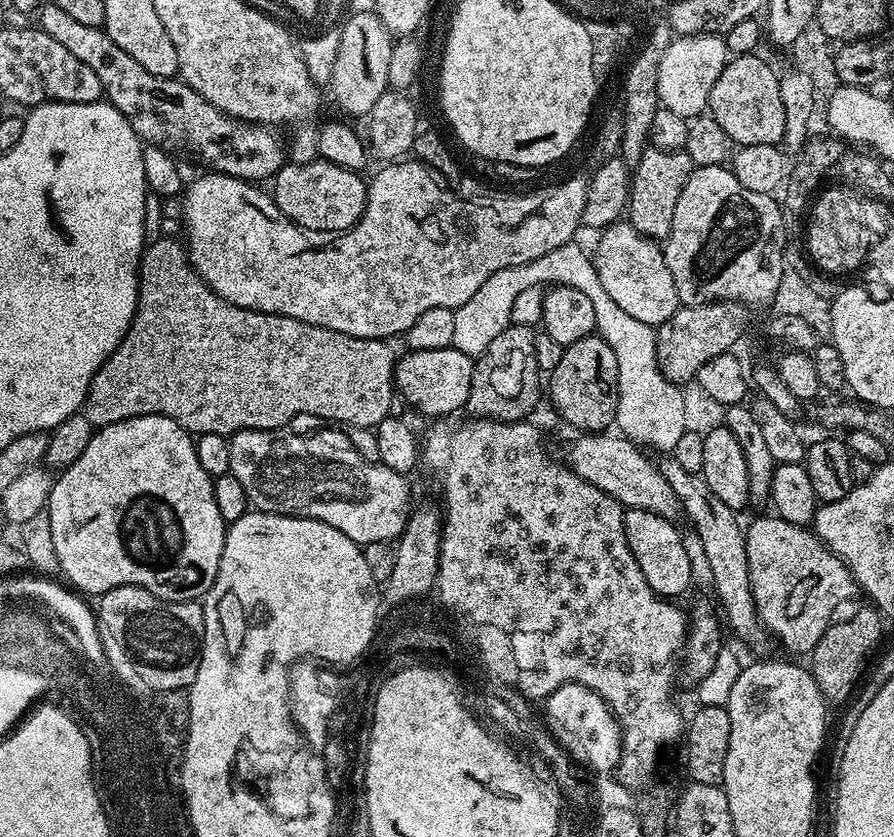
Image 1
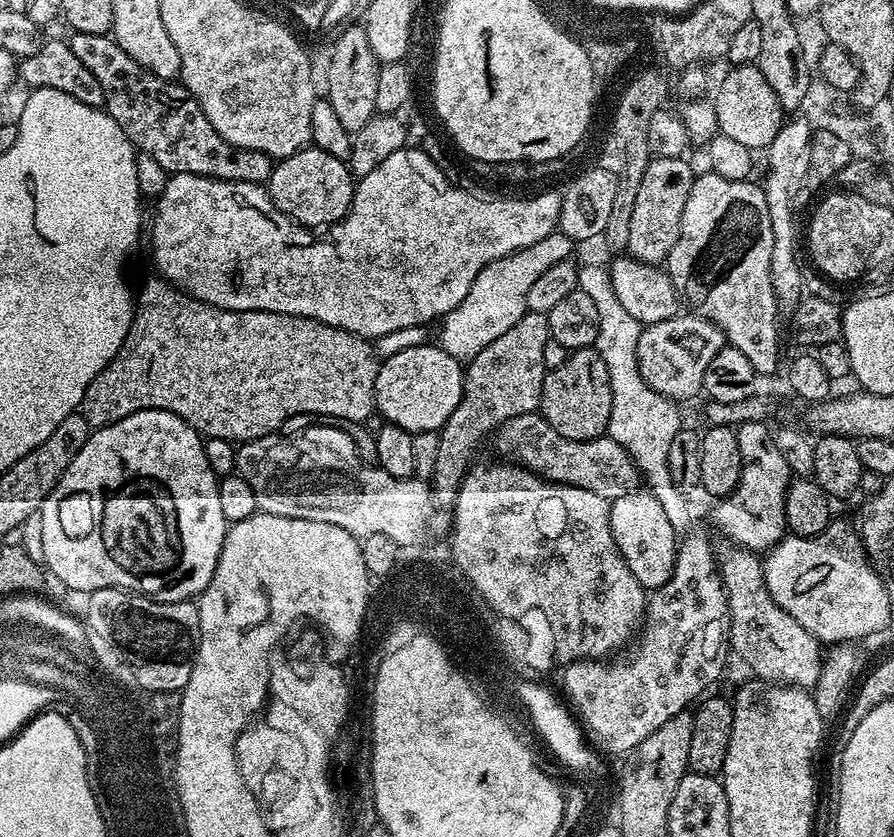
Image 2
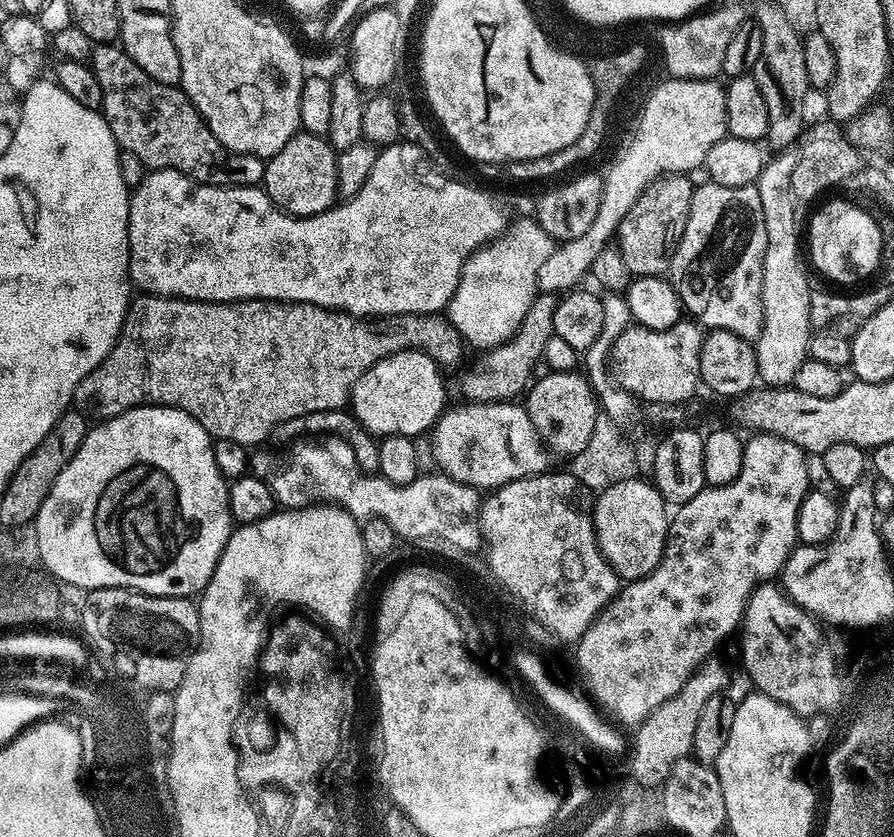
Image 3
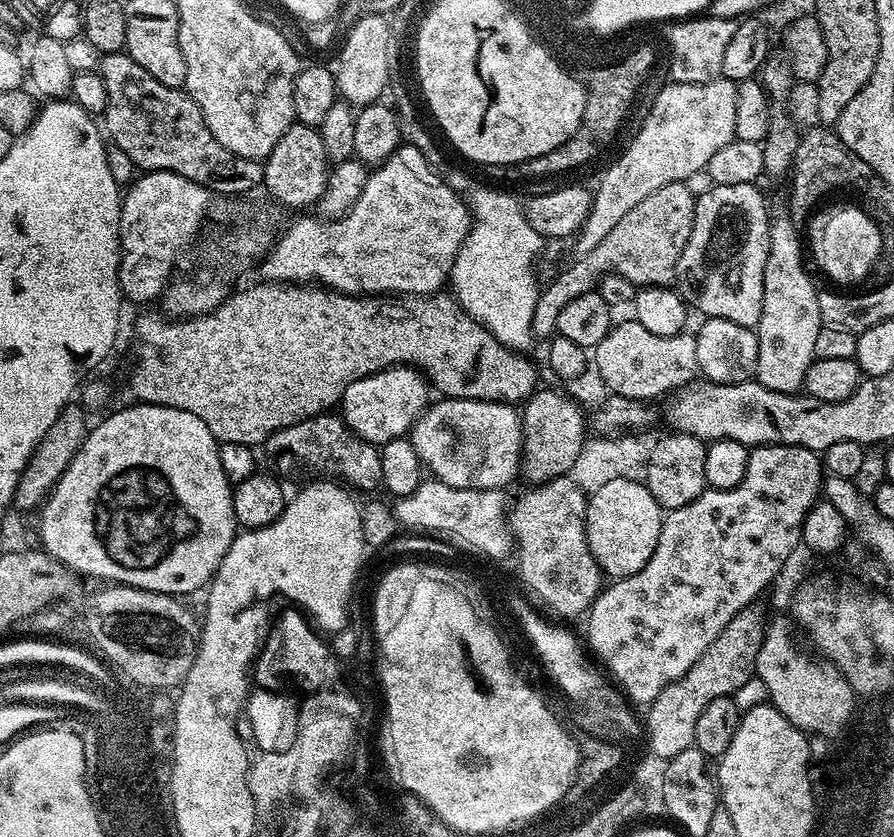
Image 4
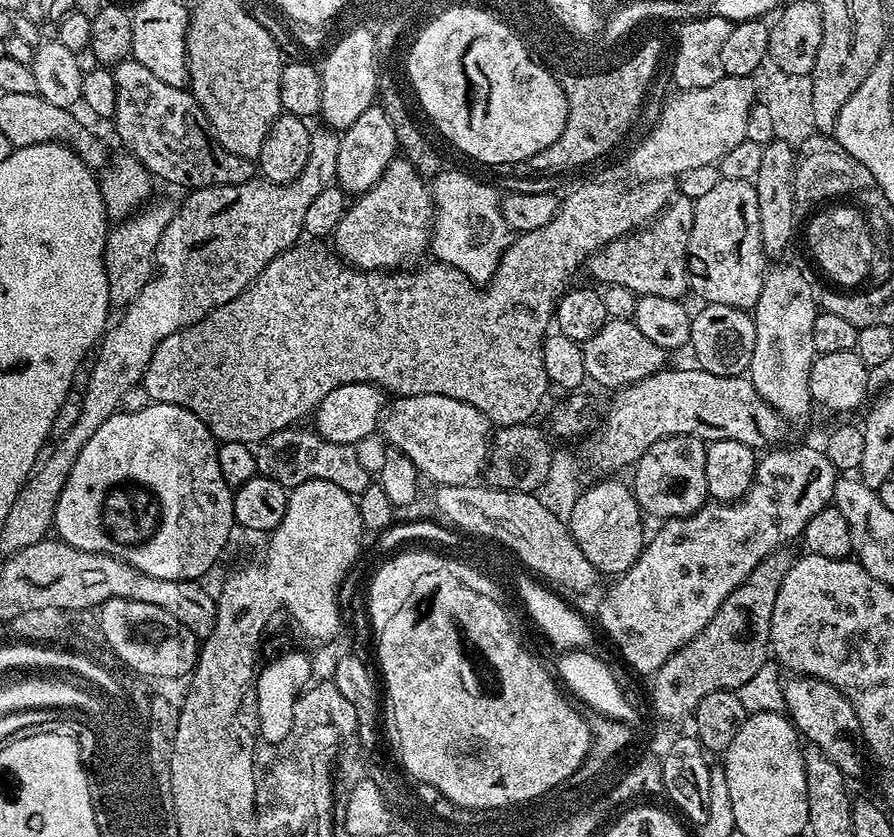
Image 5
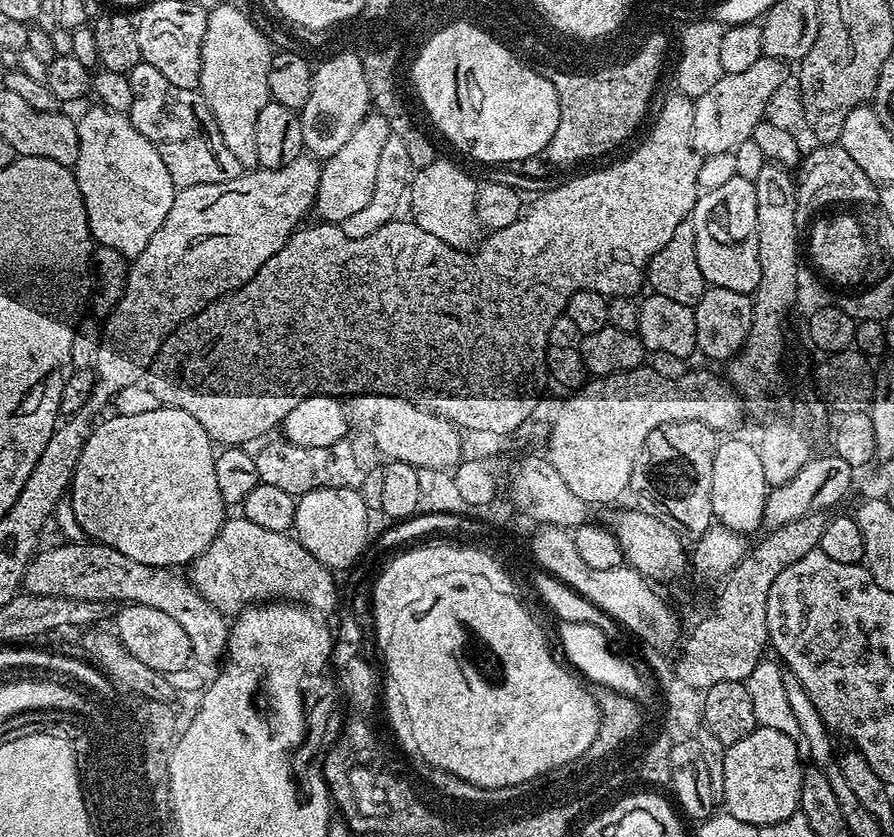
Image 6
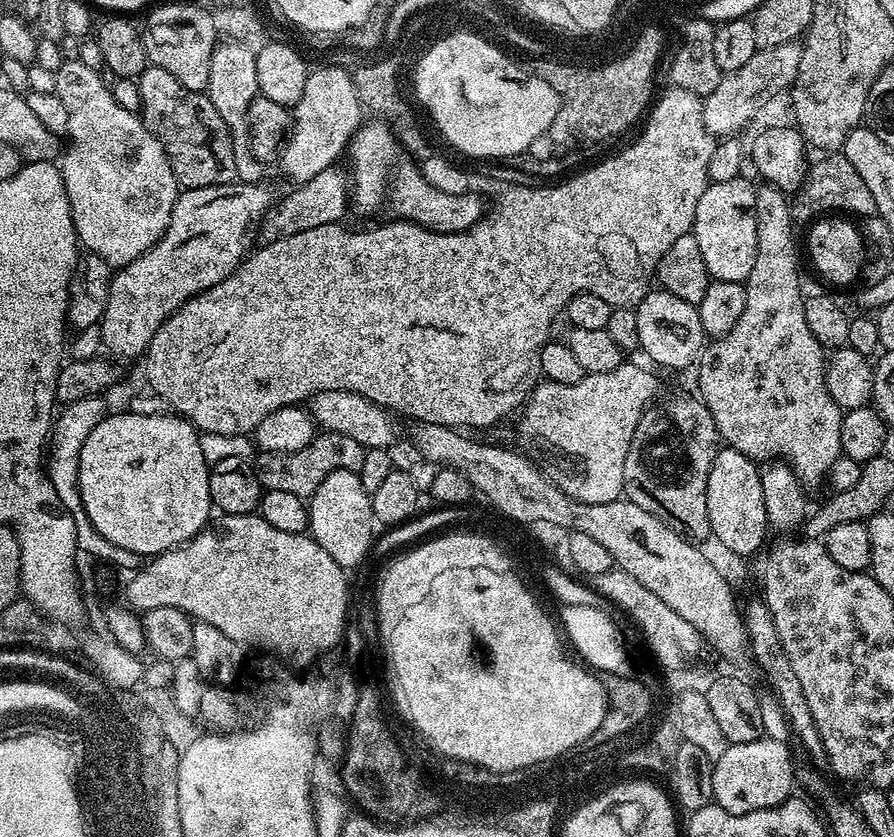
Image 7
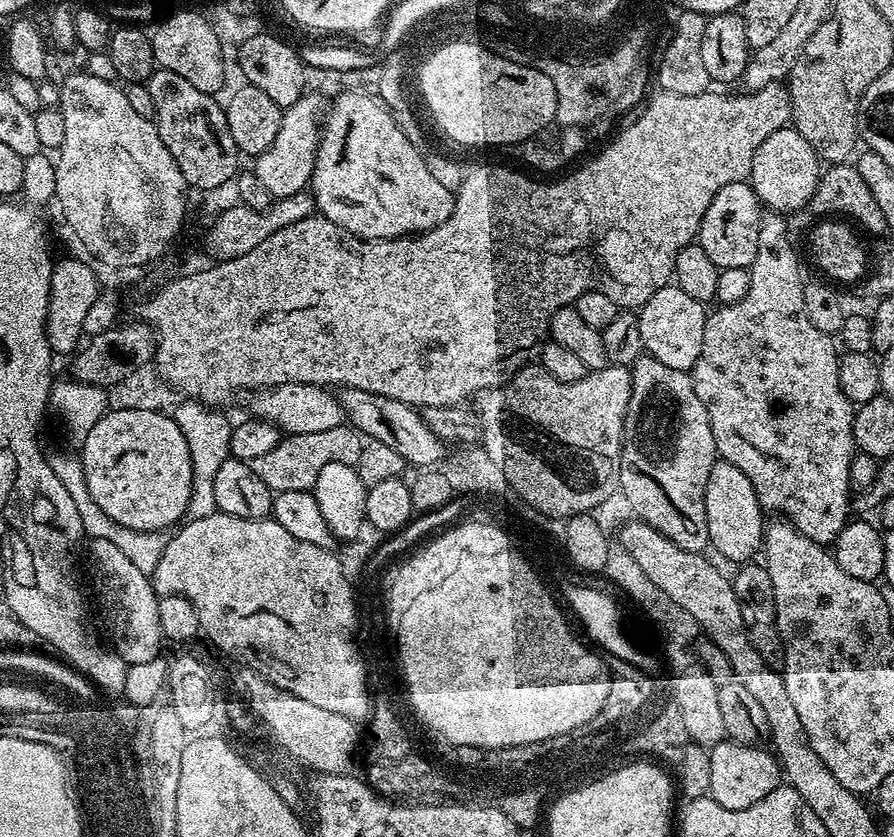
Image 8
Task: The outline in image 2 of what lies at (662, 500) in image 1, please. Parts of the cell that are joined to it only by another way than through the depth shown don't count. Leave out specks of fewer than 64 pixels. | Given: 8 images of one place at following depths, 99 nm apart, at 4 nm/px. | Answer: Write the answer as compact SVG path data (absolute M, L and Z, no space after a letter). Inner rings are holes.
M539 411L510 418L495 436L496 448L504 455L501 457L545 480L551 480L553 484L569 484L590 490L609 502L617 500L622 494L637 491L642 482L636 464L611 436L605 434L593 440L562 438L562 434L558 434L558 430L554 430L554 426L550 426Z

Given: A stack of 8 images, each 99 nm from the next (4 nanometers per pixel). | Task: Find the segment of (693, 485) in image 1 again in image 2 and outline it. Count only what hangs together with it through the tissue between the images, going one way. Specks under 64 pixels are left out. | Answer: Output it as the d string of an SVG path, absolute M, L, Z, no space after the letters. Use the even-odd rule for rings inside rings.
M727 547L719 553L718 567L720 580L728 592L731 651L744 659L757 681L805 690L815 688L824 661L820 641L774 602L764 581L761 559L748 549Z

